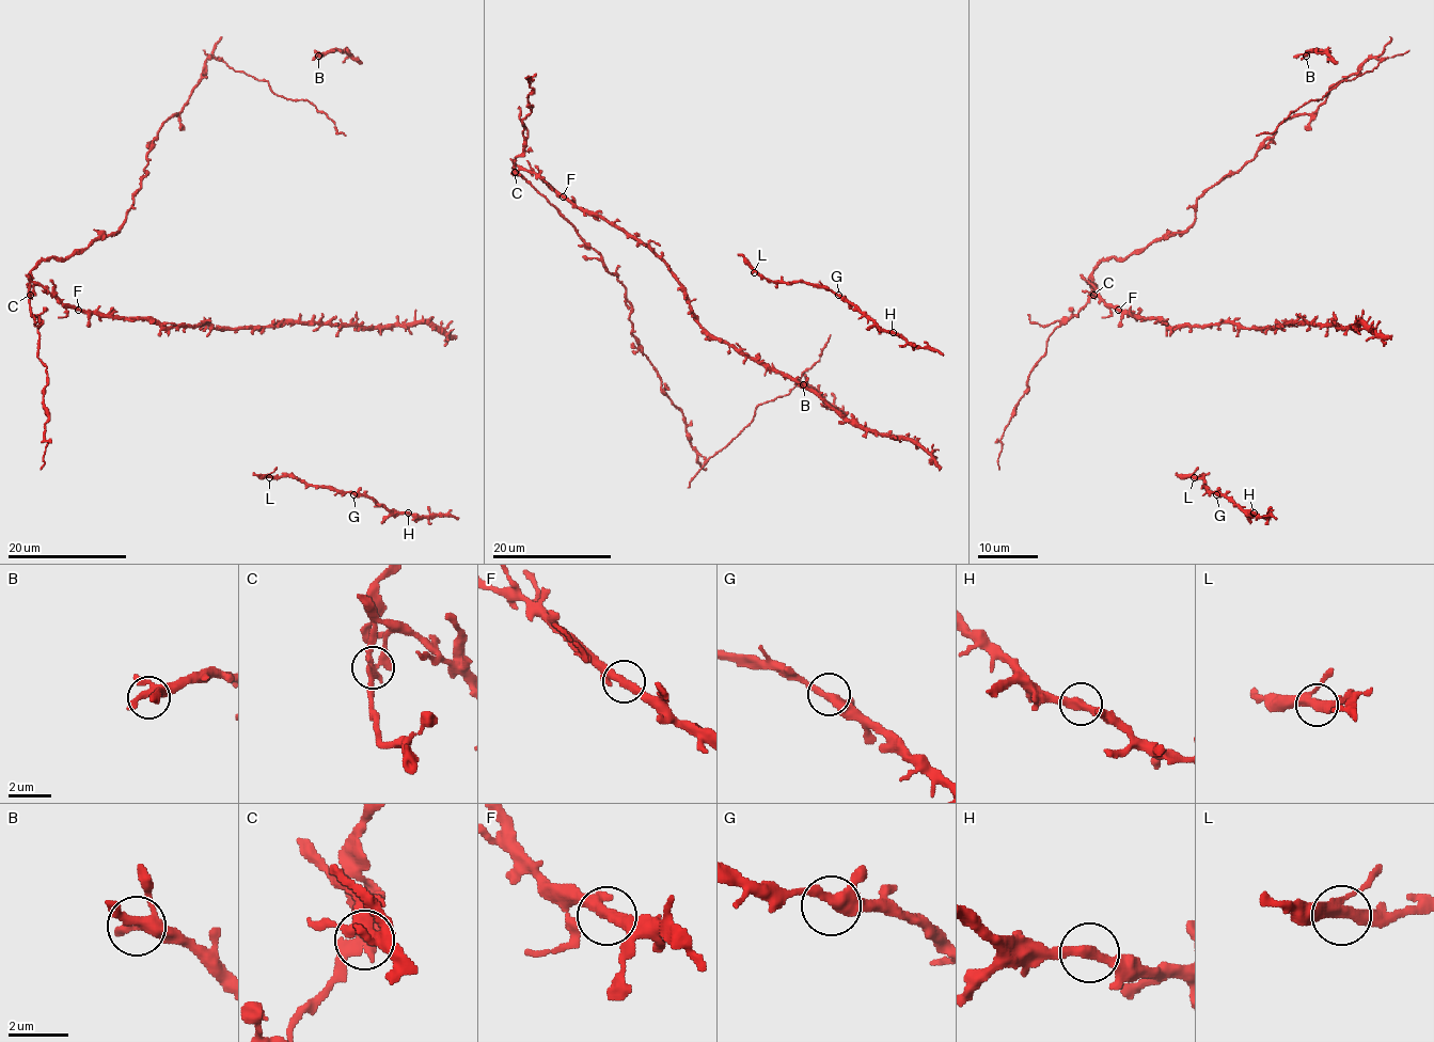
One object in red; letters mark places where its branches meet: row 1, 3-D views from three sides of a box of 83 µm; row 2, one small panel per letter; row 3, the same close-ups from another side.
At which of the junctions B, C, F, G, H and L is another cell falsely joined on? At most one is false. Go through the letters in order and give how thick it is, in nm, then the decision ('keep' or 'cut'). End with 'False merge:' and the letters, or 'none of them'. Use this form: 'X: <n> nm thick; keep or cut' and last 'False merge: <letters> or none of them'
B: 320 nm thick; keep
C: 320 nm thick; cut
F: 380 nm thick; keep
G: 340 nm thick; keep
H: 360 nm thick; keep
L: 320 nm thick; keep
False merge: C

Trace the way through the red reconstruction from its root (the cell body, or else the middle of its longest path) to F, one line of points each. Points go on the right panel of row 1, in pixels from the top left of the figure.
F: (1090, 284), (1108, 305), (1118, 310)

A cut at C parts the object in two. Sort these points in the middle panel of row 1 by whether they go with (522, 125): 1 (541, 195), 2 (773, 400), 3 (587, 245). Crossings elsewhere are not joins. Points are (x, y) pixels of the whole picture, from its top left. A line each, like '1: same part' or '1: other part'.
1: same part
2: same part
3: same part

